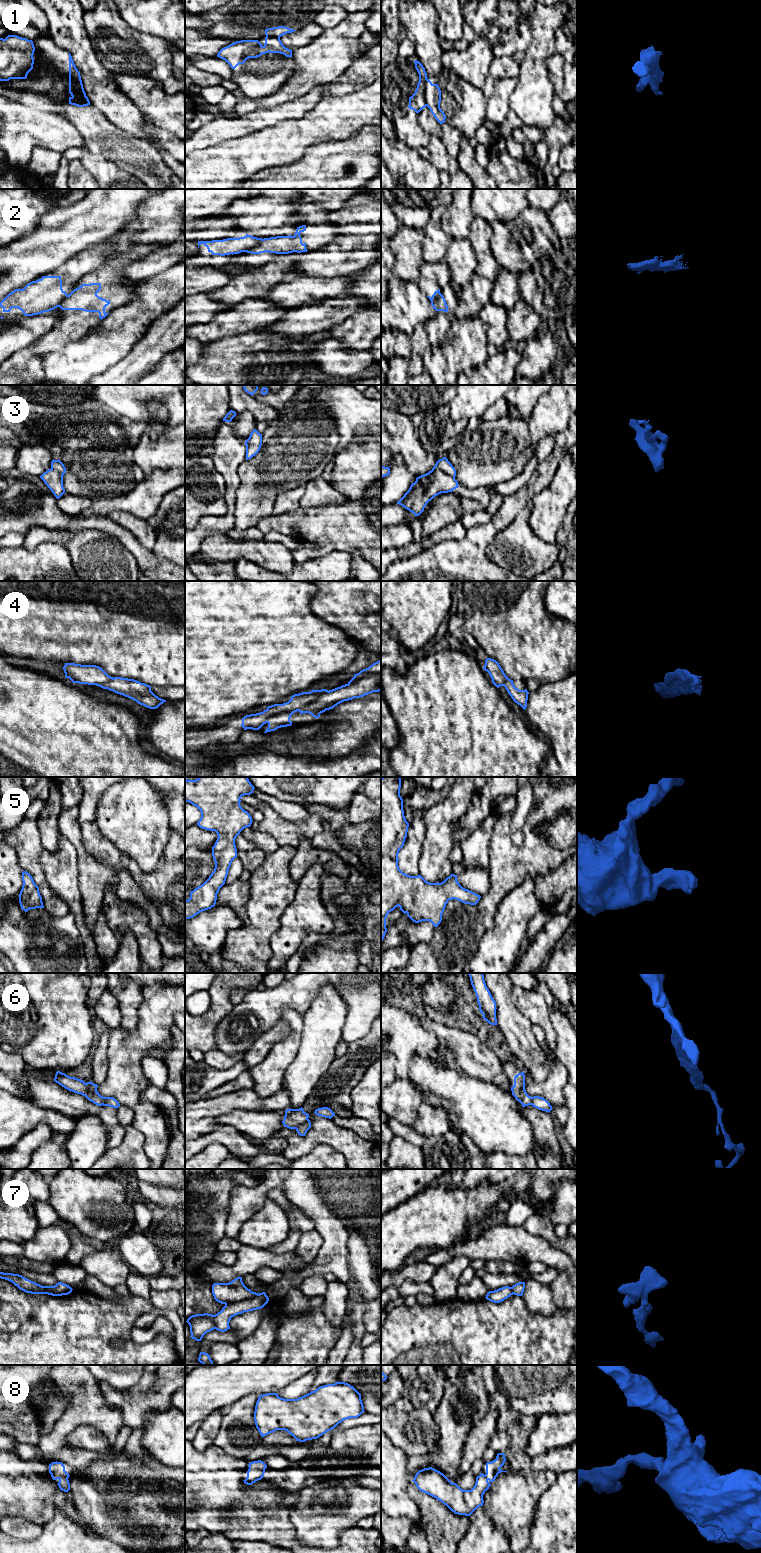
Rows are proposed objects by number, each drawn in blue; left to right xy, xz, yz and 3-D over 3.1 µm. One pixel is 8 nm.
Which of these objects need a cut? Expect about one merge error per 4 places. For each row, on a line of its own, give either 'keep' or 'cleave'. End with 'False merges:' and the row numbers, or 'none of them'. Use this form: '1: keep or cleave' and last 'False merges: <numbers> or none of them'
1: cleave
2: cleave
3: cleave
4: cleave
5: keep
6: cleave
7: cleave
8: keep
False merges: 1, 2, 3, 4, 6, 7

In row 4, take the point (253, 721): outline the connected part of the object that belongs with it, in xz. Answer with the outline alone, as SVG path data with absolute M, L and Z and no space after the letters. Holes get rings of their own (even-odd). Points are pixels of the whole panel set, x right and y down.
M326 689L312 690L310 692L302 692L294 694L291 699L283 704L274 704L268 706L266 710L256 714L246 715L242 718L241 726L244 730L259 730L267 720L275 715L296 711L305 705L315 701L321 694L327 692Z

